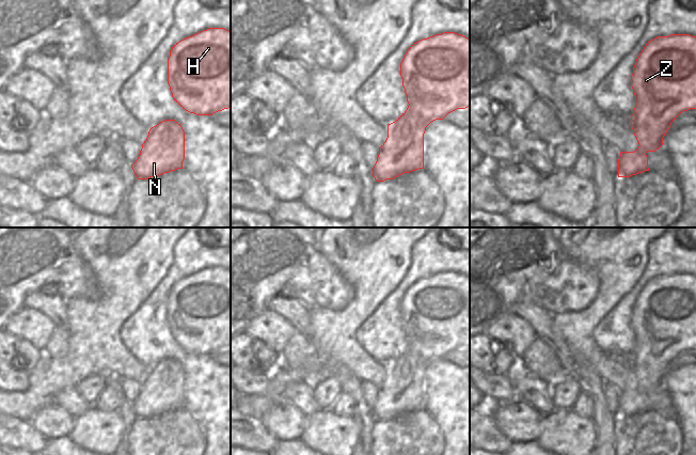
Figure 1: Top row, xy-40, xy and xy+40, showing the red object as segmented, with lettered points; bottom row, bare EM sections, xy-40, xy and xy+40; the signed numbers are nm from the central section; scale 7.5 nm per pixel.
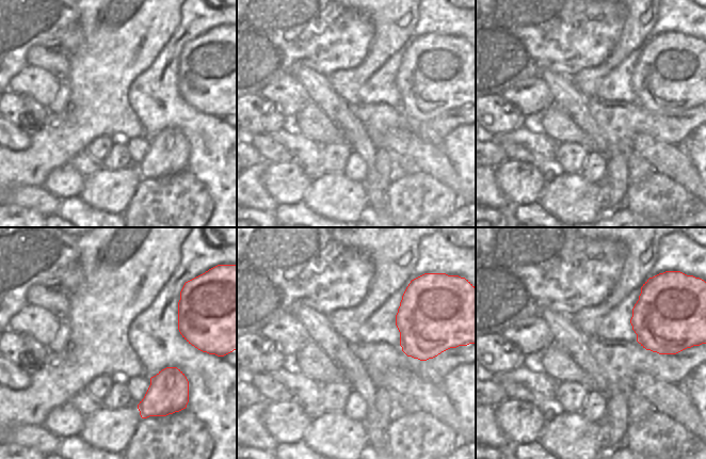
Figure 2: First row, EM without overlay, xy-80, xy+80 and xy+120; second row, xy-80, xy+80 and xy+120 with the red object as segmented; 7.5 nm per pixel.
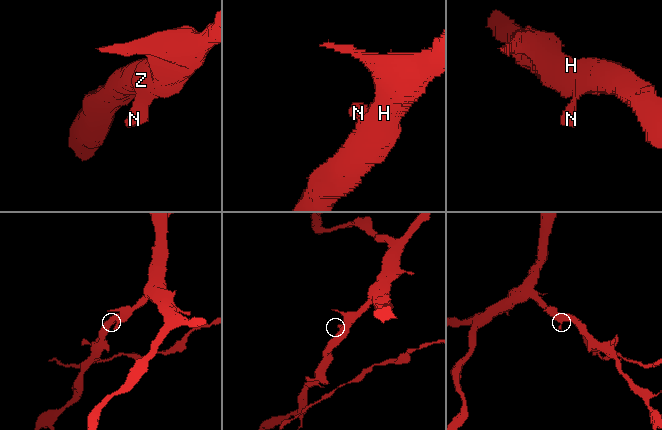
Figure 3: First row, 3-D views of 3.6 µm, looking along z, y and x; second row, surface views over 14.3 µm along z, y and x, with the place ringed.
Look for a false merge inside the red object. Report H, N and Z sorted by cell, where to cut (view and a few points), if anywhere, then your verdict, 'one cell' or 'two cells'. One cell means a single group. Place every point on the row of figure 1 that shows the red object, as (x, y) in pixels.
groups H N Z; cut none; one cell

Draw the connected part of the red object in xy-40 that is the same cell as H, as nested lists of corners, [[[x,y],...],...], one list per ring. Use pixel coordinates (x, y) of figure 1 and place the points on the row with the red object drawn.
[[[209,28],[176,43],[168,59],[168,84],[174,100],[196,115],[231,108],[231,31]]]

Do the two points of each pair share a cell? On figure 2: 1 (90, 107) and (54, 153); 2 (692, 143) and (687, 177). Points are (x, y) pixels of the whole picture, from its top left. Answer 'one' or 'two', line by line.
1: one
2: two

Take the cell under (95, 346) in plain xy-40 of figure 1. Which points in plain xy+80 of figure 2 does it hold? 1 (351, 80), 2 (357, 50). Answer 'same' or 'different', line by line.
1: same
2: different

